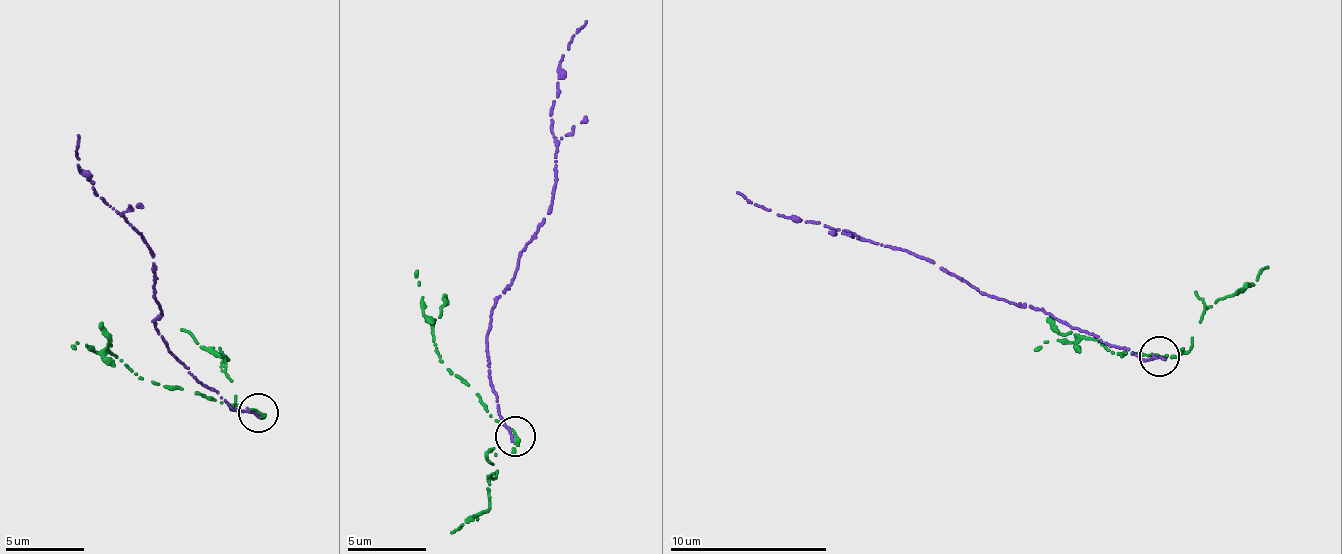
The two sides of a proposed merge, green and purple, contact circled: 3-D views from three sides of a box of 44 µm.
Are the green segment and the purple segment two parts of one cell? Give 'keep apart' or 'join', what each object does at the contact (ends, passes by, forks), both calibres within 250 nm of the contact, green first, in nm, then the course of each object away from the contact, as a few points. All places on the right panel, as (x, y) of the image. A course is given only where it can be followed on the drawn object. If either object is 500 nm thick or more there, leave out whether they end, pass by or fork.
keep apart; green passes by; purple ends there; 200 nm thick on the green side, 220 nm on the other; green runs (1159, 357), (1117, 354), (1097, 337), (1048, 340), (1034, 349); purple runs (1159, 357), (1145, 361), (1050, 314), (990, 298), (921, 257), (860, 239), (854, 235), (785, 217), (737, 193)

